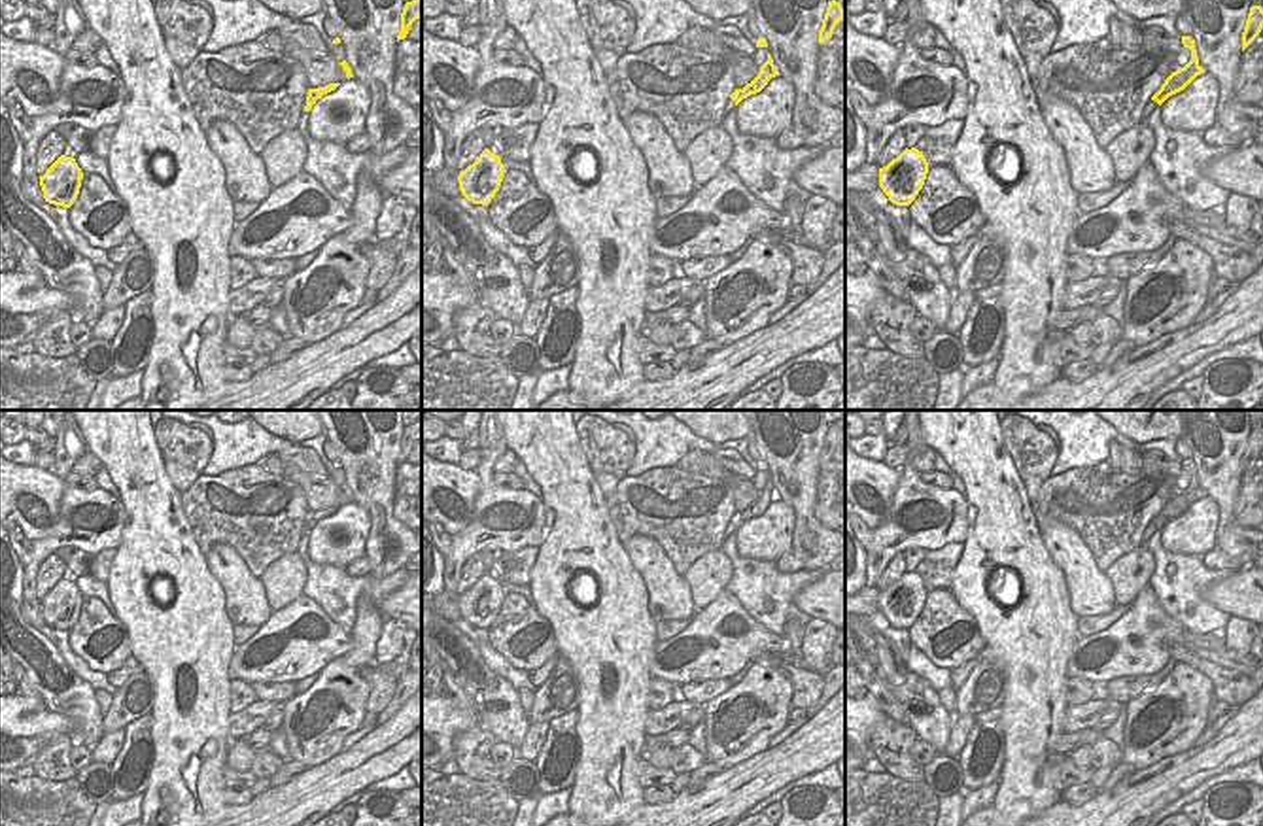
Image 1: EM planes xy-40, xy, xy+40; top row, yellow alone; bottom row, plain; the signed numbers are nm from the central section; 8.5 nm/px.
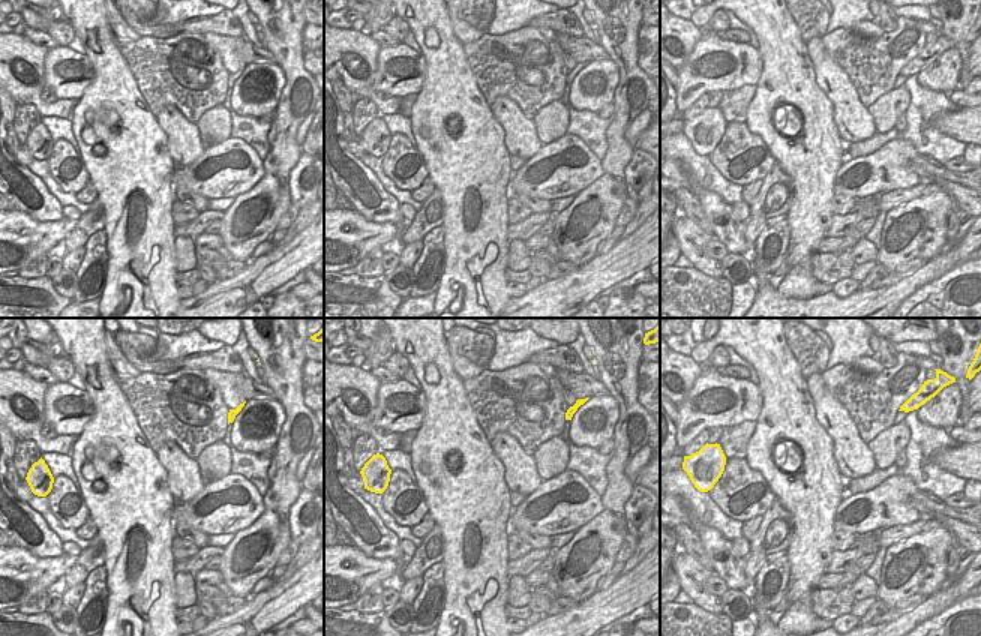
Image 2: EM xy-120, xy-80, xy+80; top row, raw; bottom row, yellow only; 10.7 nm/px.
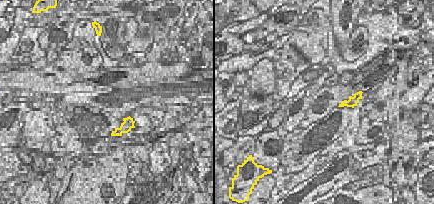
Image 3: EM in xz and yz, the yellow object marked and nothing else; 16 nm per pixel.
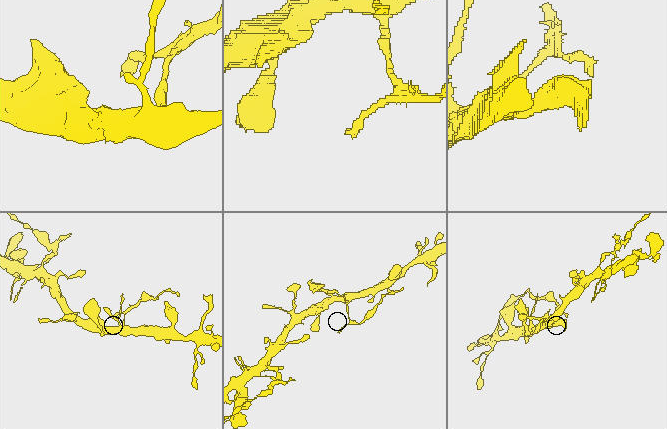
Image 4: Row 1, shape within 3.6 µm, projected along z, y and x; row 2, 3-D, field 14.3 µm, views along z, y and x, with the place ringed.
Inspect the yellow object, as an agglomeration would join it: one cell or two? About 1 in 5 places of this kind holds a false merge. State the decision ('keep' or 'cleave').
cleave

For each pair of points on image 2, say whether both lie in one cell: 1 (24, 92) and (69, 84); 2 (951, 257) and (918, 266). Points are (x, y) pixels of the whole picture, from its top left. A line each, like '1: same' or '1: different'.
1: different
2: same

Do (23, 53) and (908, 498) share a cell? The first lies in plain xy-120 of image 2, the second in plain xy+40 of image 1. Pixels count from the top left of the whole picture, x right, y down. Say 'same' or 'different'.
different

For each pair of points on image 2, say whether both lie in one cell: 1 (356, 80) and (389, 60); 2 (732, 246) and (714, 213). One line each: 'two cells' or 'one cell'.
1: two cells
2: one cell

